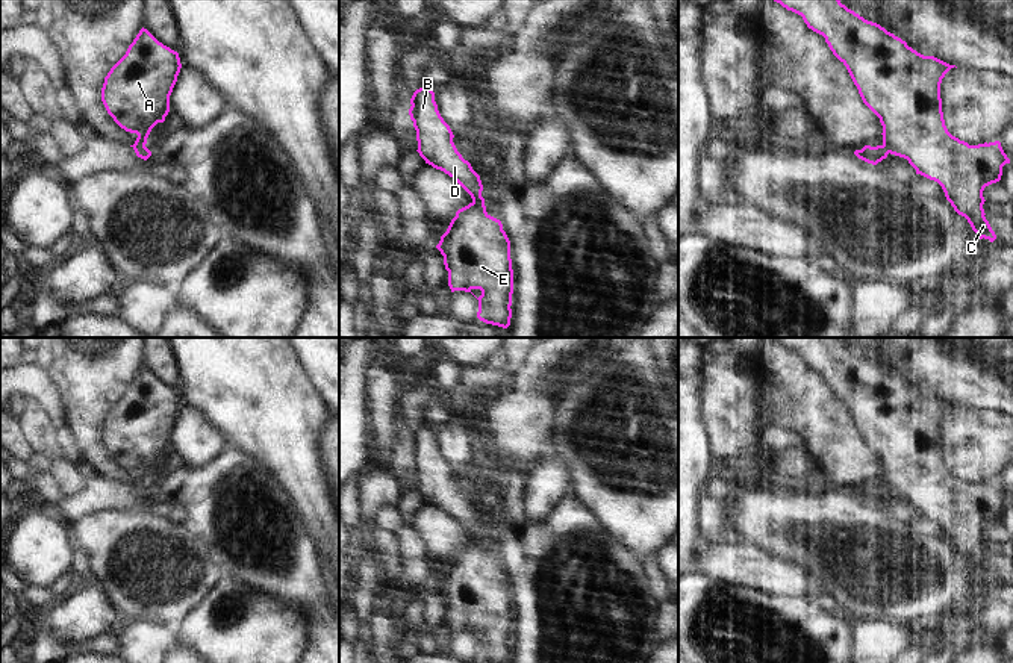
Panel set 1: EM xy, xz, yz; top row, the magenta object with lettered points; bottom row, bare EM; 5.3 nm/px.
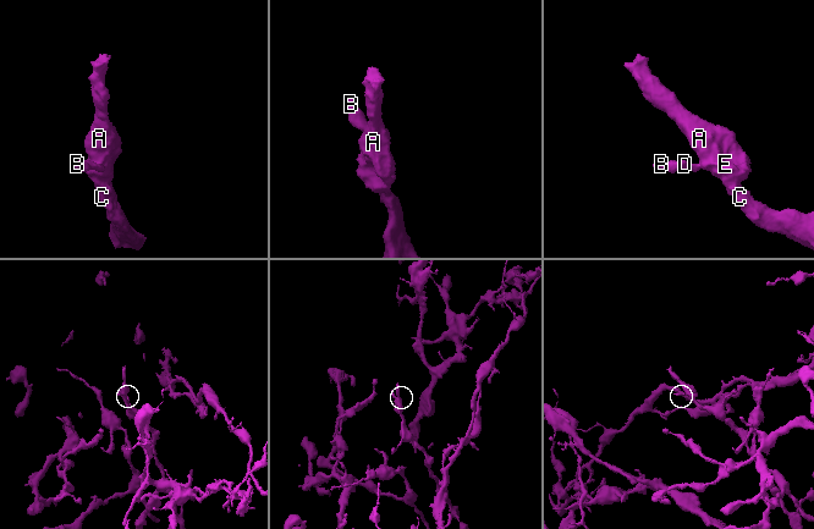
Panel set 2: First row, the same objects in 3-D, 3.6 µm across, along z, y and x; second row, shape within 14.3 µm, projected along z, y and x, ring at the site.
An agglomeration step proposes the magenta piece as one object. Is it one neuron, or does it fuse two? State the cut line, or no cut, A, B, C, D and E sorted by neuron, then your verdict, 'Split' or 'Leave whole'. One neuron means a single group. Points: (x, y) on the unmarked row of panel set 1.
Split along xy (144, 483), (134, 486). Groups: A C E / B D. Split

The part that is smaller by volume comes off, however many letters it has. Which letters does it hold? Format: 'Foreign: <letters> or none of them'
Foreign: B, D

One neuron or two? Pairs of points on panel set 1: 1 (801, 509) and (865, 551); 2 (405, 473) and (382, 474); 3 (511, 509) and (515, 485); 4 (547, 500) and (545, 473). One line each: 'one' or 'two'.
1: one
2: two
3: one
4: one

